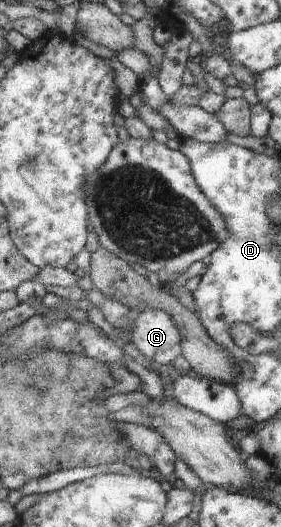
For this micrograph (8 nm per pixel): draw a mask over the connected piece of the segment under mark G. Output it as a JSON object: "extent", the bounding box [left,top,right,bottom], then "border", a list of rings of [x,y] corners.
{"extent":[132,308,183,365],"border":[[[151,308],[142,312],[132,336],[140,353],[158,365],[173,365],[176,357],[183,355],[183,332],[166,311]]]}

